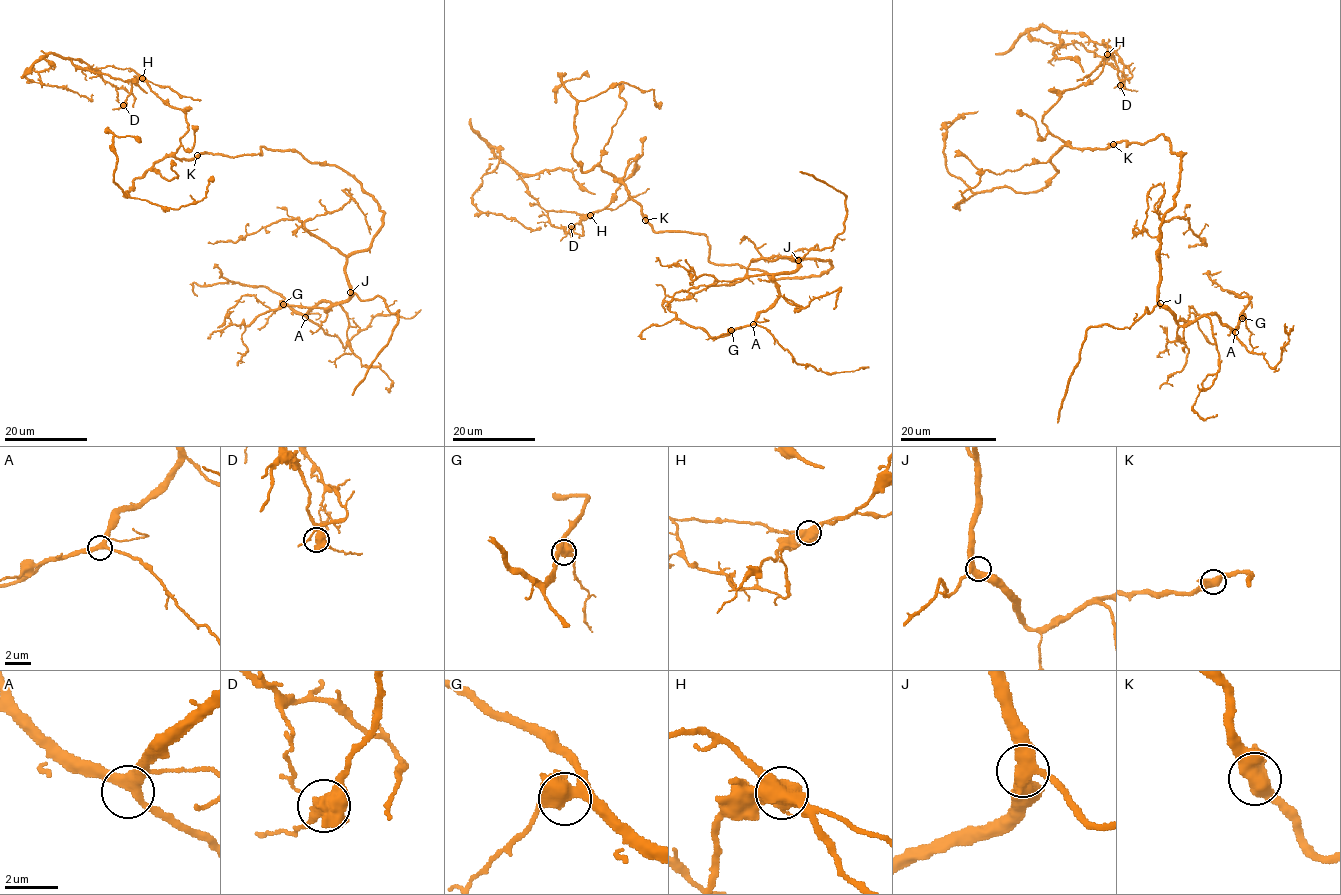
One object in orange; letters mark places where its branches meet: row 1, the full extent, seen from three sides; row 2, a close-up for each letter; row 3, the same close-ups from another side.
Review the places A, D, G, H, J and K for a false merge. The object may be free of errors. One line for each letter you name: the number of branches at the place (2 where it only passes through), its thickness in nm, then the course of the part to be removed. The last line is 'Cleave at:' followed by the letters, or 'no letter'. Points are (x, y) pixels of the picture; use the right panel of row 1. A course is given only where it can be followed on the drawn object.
H: 3 branches meet; 600 nm thick; foreign part runs (1107, 54), (1102, 41), (1087, 36), (1043, 26), (1029, 31), (1058, 47), (1080, 42), (1122, 73)
Cleave at: H

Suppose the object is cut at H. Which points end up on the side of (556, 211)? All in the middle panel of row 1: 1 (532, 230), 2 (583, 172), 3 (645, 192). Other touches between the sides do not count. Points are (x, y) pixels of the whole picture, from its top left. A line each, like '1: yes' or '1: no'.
1: yes
2: no
3: yes

